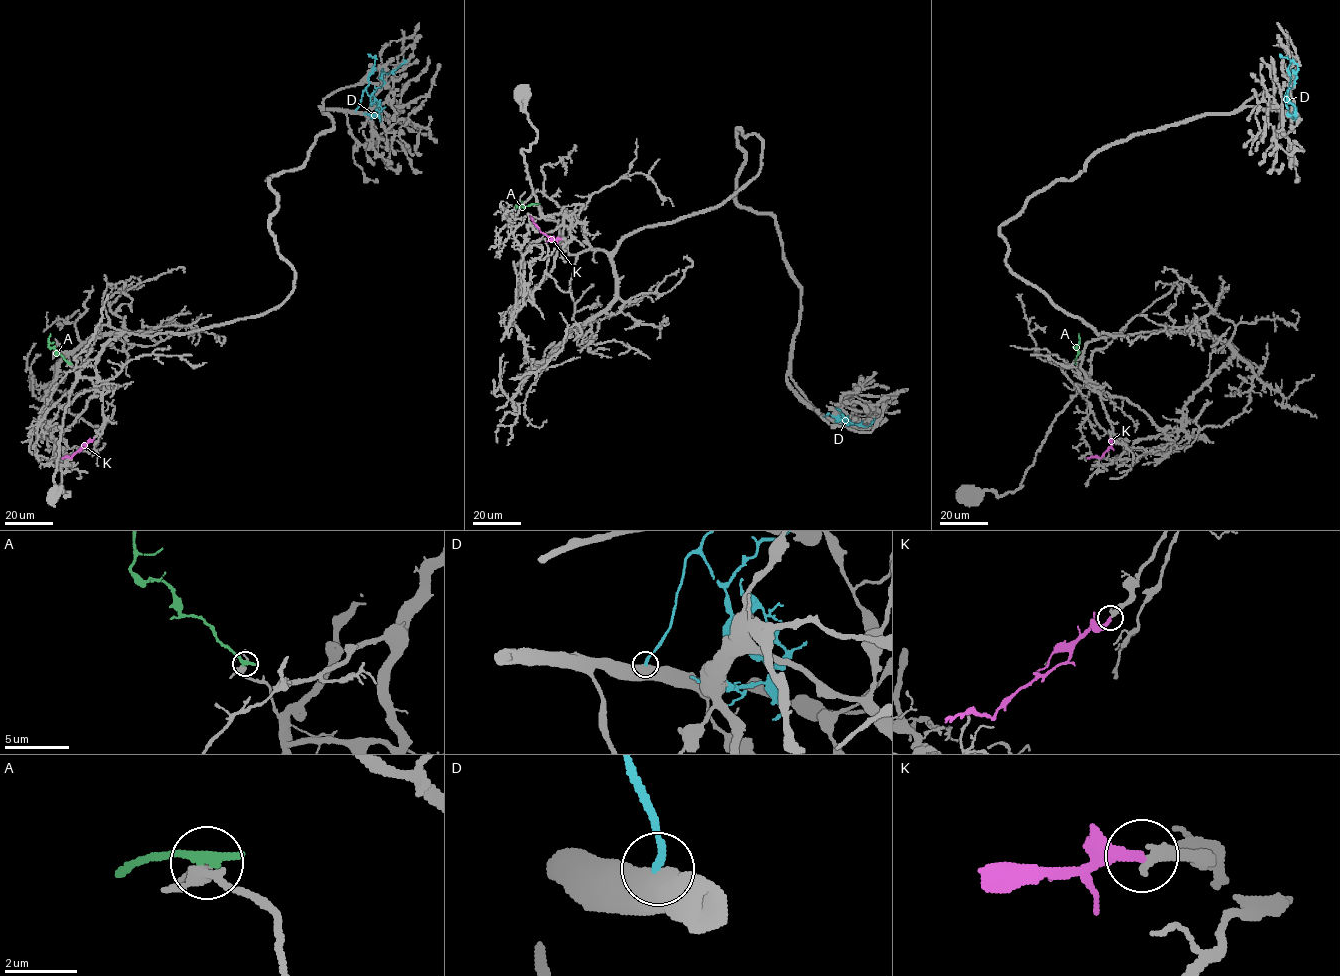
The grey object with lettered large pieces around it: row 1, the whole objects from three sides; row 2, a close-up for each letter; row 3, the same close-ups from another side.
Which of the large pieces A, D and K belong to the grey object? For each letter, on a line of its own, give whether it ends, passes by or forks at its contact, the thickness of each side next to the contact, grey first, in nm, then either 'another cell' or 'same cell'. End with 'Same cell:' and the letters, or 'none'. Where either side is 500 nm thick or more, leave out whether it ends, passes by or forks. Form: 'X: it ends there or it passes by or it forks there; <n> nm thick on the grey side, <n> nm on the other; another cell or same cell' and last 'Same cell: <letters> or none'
A: it ends there; 240 nm thick on the grey side, 360 nm on the other; another cell
D: 750 nm thick on the grey side, 200 nm on the other; another cell
K: it ends there; 400 nm thick on the grey side, 320 nm on the other; same cell
Same cell: K

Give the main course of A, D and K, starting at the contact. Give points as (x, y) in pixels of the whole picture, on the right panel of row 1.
A: (1075, 363), (1078, 334)
D: (1287, 110), (1285, 92), (1287, 90), (1287, 95), (1294, 83), (1297, 64), (1290, 60)
K: (1110, 439), (1111, 444), (1102, 456), (1087, 458)

